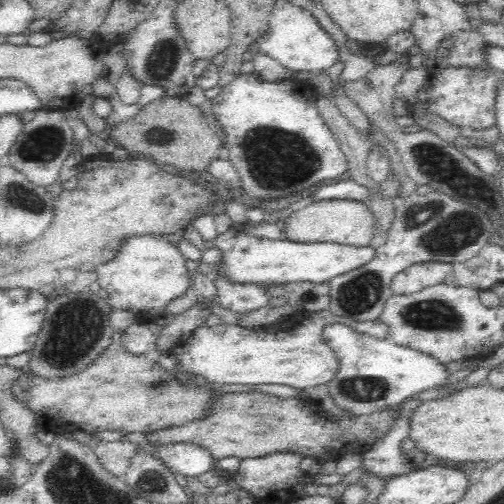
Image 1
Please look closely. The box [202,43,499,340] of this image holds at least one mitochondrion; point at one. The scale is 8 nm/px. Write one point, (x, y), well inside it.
(442, 234)

